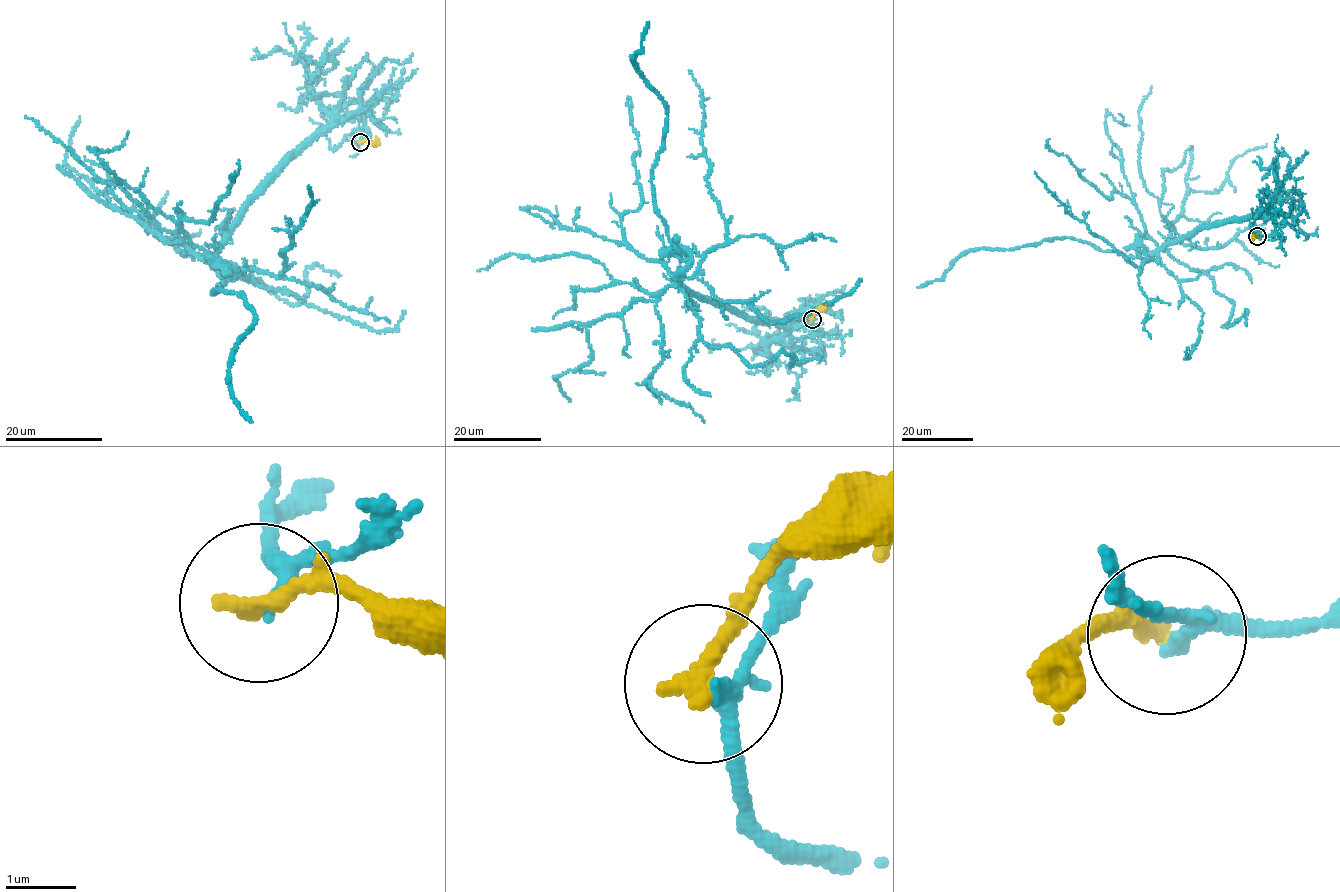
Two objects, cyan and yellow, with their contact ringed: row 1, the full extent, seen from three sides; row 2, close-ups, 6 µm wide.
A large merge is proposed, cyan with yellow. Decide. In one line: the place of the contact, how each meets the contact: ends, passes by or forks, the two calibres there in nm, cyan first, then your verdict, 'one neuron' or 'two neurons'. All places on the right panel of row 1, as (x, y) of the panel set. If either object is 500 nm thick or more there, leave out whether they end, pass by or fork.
(1257, 236) | cyan passes by | yellow ends | 180/280 nm | two neurons

